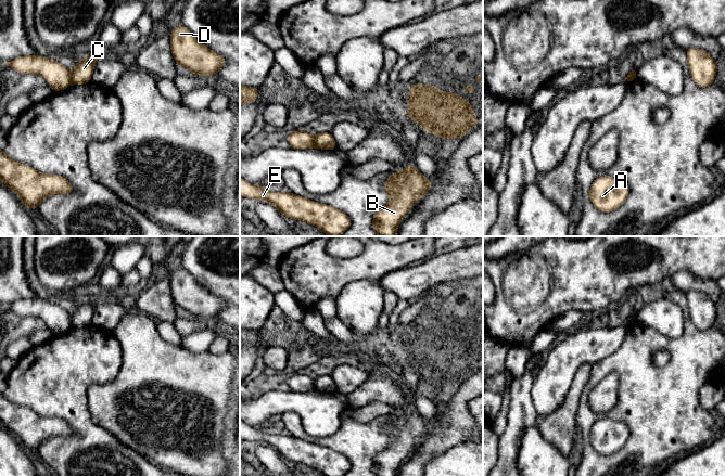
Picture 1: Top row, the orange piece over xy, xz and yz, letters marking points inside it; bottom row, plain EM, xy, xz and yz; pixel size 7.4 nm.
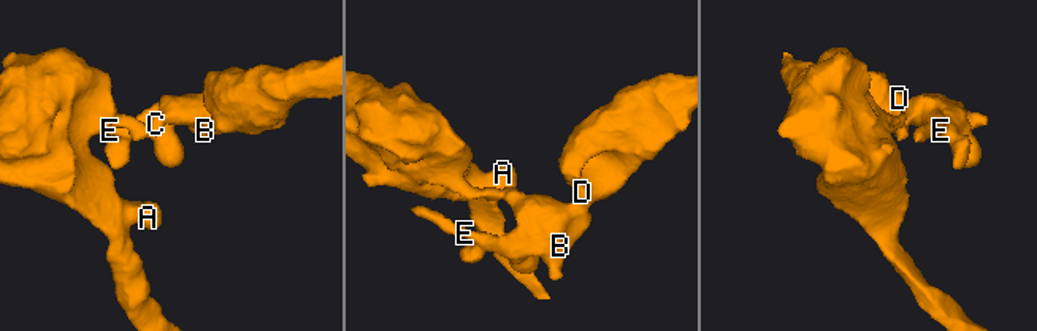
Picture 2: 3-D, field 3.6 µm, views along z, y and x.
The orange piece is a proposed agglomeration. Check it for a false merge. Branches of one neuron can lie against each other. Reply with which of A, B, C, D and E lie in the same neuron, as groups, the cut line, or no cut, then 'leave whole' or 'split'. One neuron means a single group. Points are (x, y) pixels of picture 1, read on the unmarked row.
A / B C D E; cut in xy along (71, 317), (73, 325); split

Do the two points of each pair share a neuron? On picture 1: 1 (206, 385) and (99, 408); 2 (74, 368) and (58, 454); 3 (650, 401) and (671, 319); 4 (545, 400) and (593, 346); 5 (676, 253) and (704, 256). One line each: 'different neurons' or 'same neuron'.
1: same neuron
2: same neuron
3: different neurons
4: same neuron
5: same neuron

